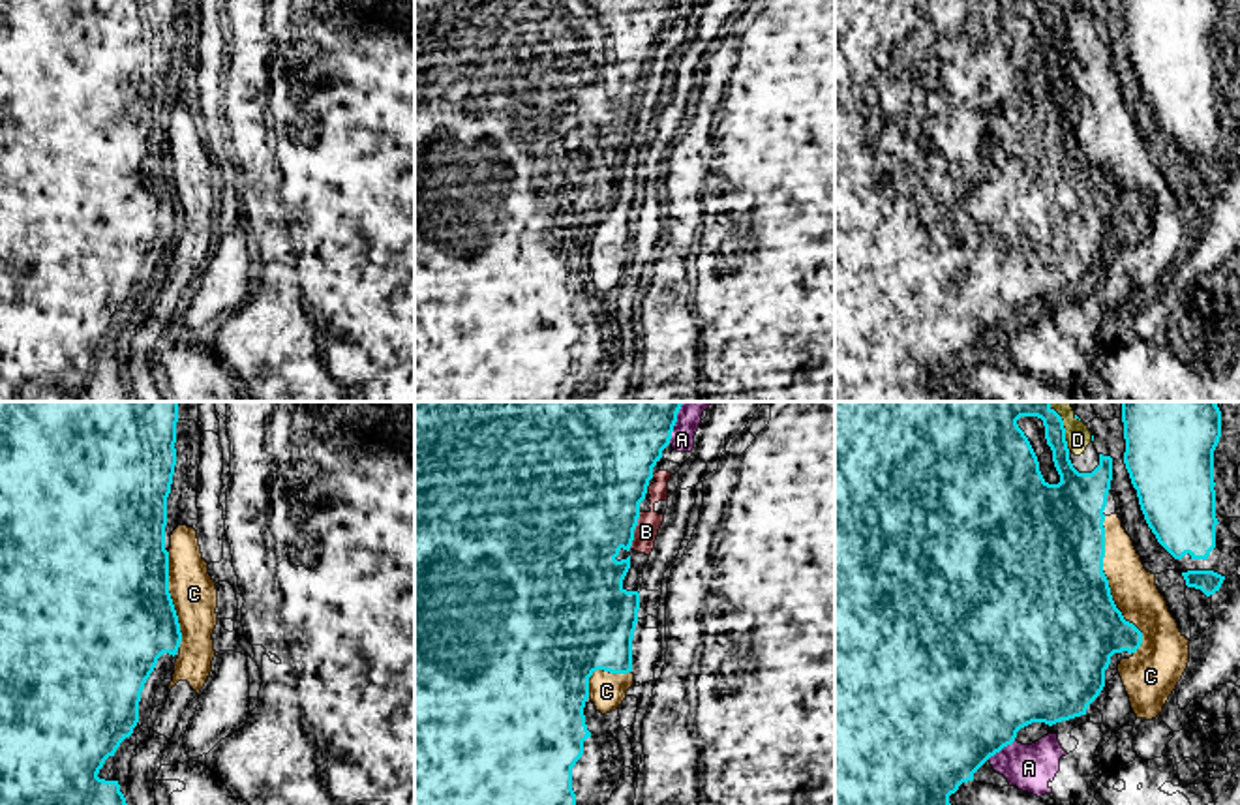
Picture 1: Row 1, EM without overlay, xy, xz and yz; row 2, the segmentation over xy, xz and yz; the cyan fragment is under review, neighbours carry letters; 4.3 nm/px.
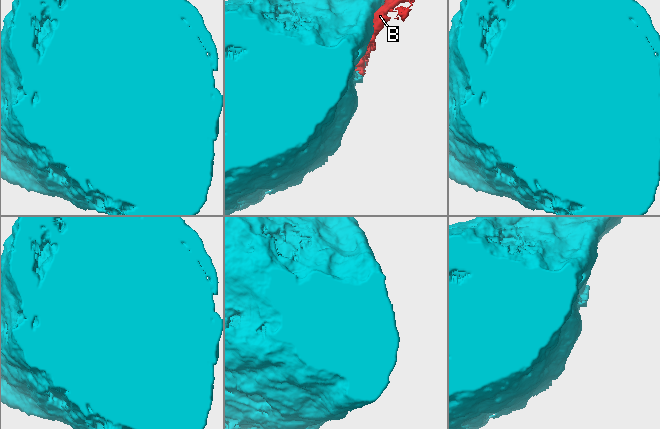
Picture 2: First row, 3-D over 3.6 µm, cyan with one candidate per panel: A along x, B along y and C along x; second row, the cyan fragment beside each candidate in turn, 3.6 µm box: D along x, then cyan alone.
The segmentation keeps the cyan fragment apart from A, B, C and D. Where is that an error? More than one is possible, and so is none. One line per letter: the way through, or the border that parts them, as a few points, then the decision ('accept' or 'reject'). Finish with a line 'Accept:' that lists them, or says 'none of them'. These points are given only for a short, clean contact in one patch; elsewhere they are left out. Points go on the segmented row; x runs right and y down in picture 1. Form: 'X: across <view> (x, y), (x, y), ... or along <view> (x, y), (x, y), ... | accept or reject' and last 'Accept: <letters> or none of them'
A: reject
B: reject
C: reject
D: reject
Accept: none of them

